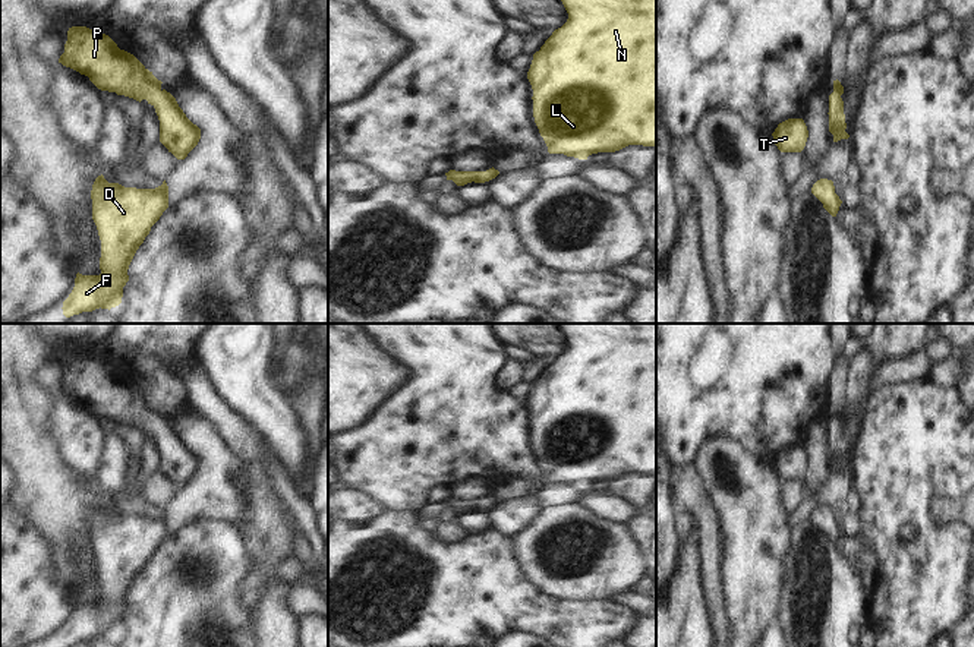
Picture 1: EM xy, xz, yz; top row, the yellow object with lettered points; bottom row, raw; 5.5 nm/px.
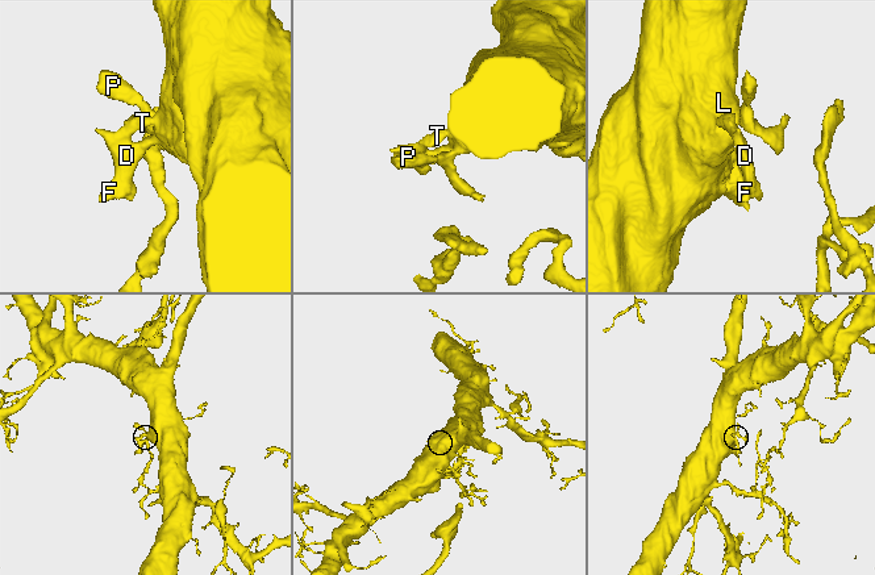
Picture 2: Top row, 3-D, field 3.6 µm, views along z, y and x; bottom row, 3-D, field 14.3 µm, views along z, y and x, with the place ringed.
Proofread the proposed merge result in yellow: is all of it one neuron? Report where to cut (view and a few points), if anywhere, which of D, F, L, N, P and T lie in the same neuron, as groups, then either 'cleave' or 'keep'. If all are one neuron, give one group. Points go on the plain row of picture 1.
no cut | D F L N P T | keep

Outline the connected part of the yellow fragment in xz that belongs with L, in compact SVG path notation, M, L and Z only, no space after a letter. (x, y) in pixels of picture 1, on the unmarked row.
M560 324L567 341L567 350L555 357L552 363L545 369L539 379L533 382L530 397L527 400L527 407L533 417L533 445L539 457L540 464L543 465L549 482L564 482L567 485L574 485L579 487L587 487L589 483L598 480L615 480L628 473L643 473L643 474L656 474L656 324Z

